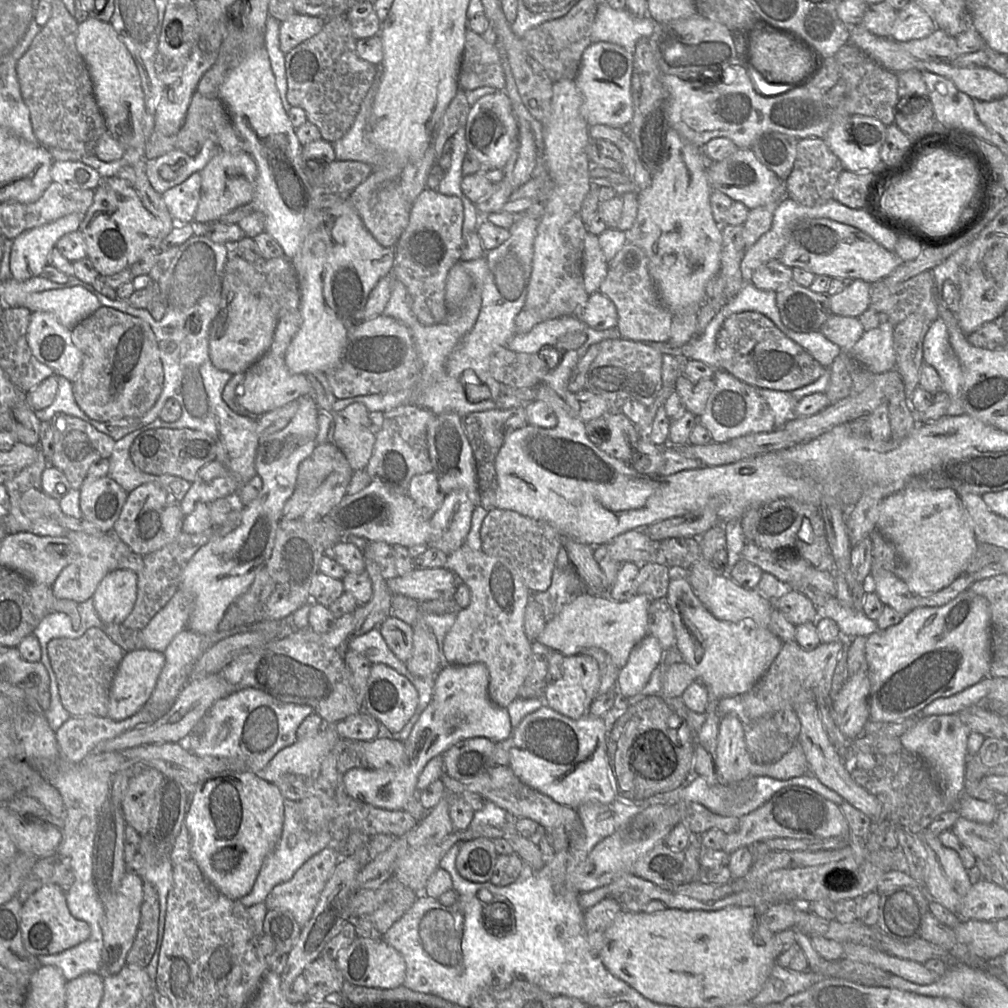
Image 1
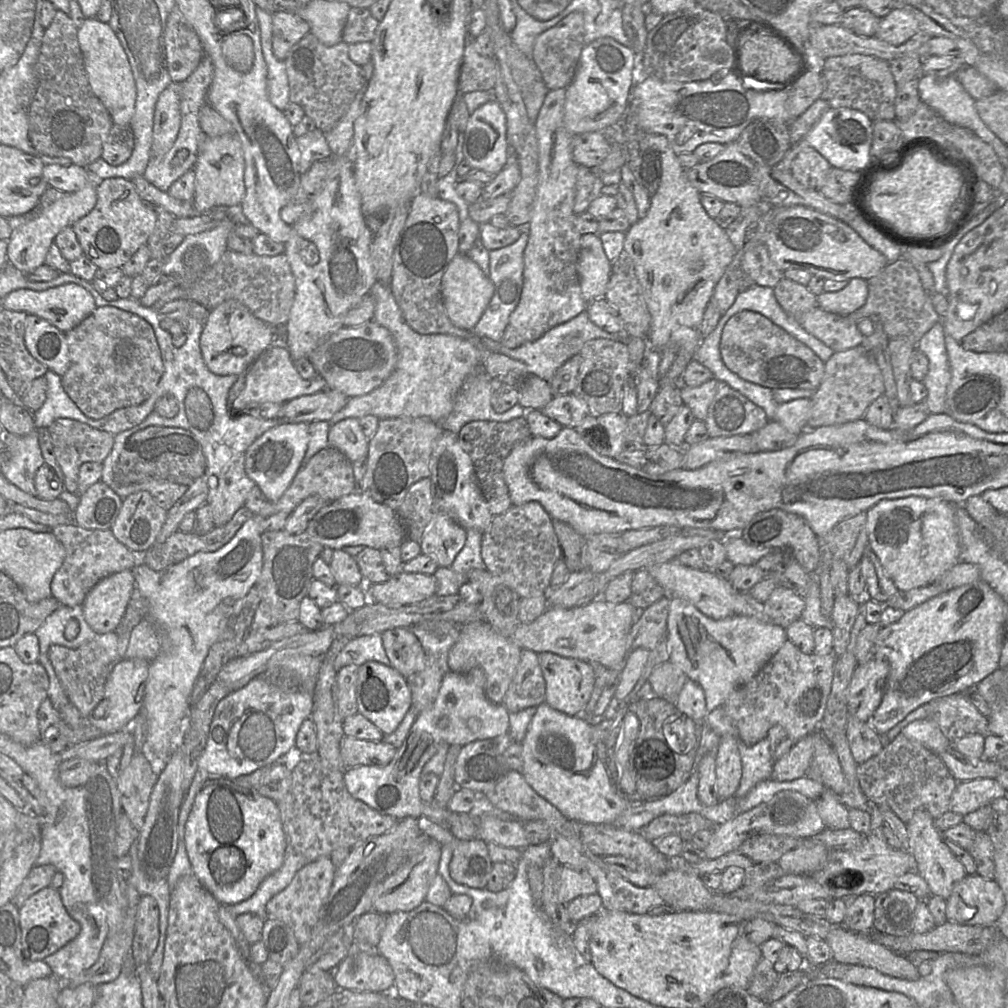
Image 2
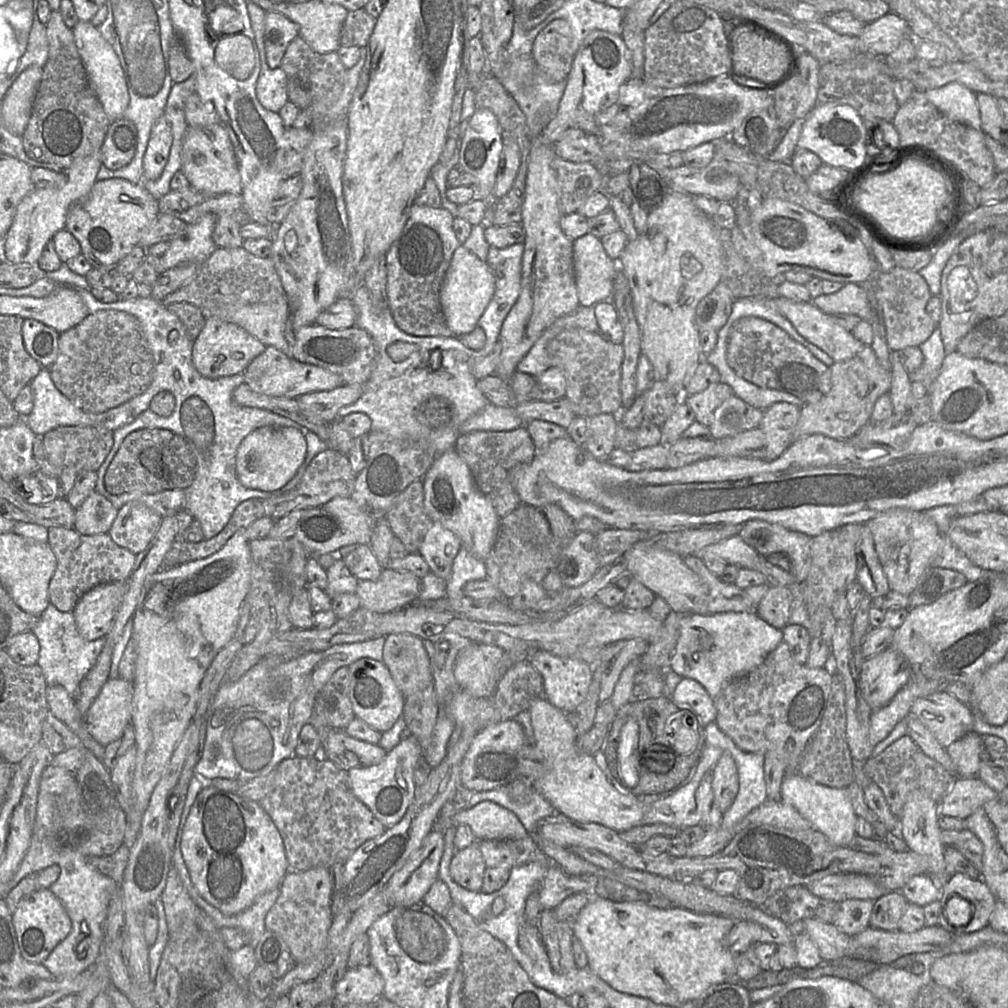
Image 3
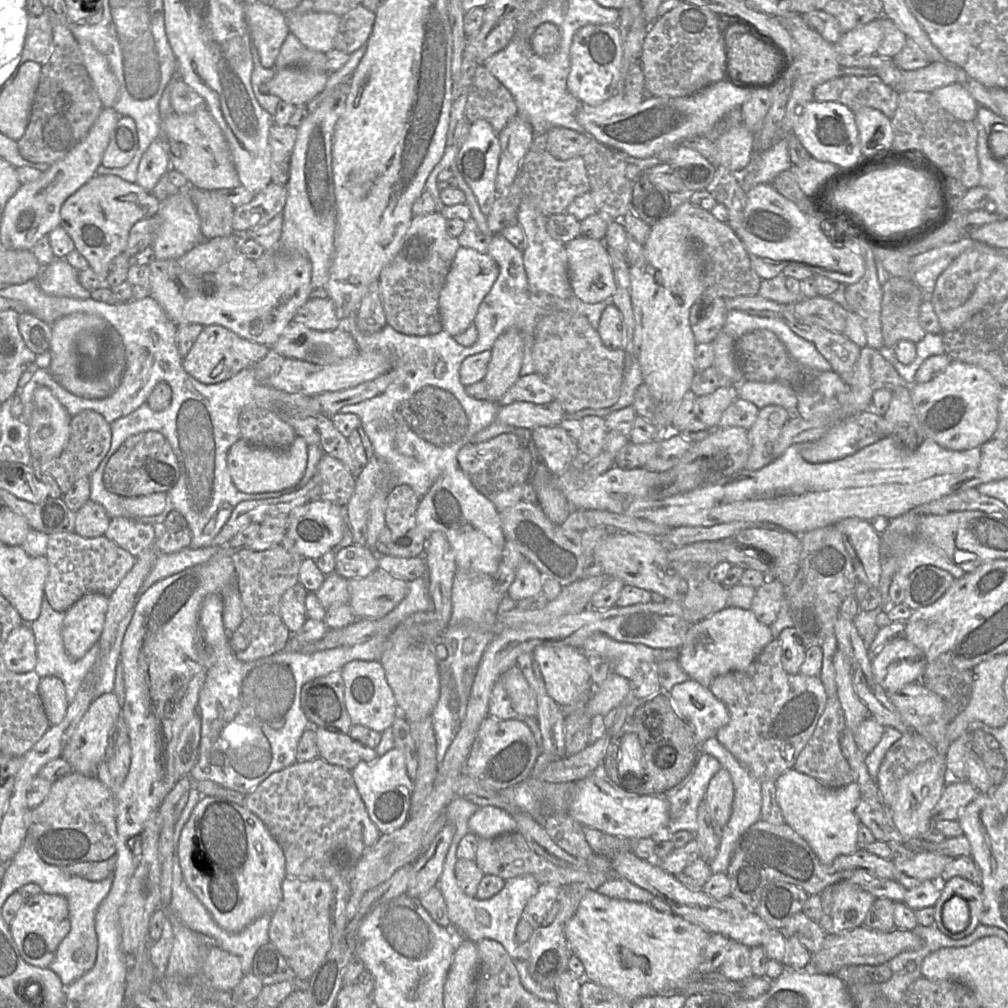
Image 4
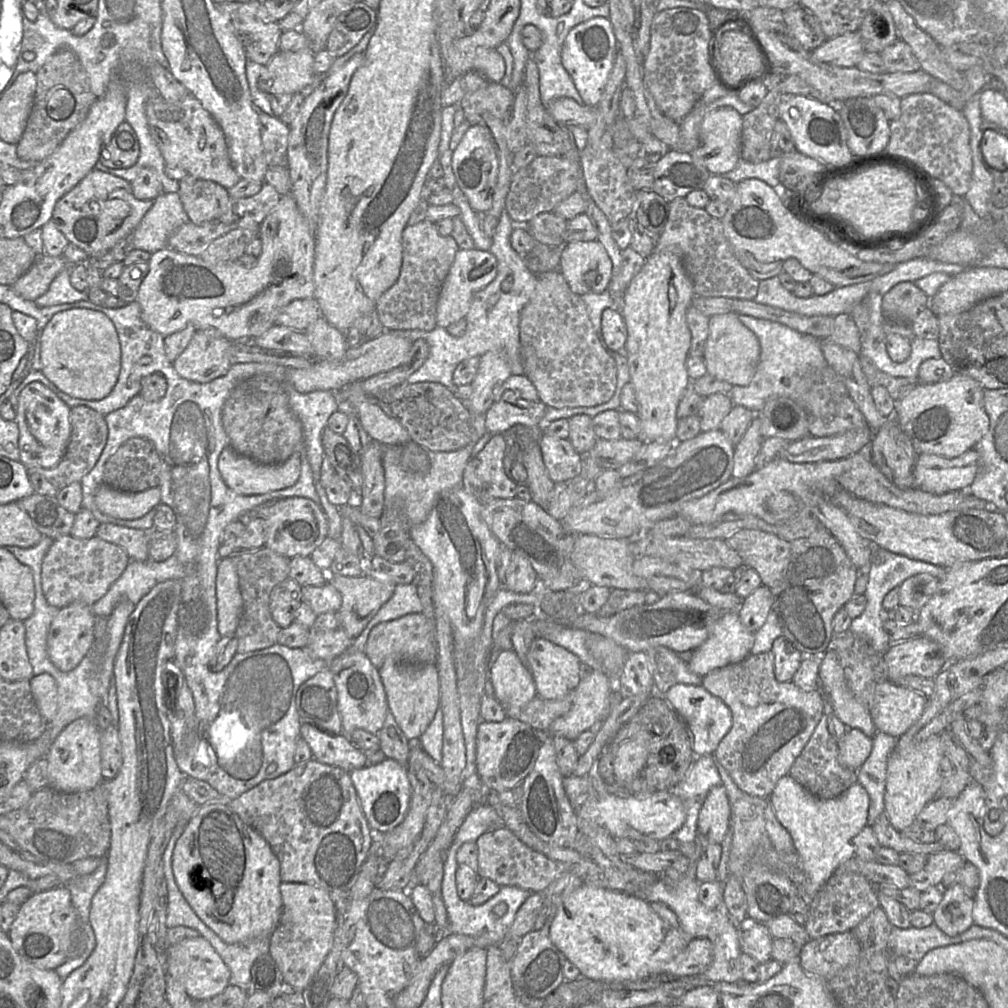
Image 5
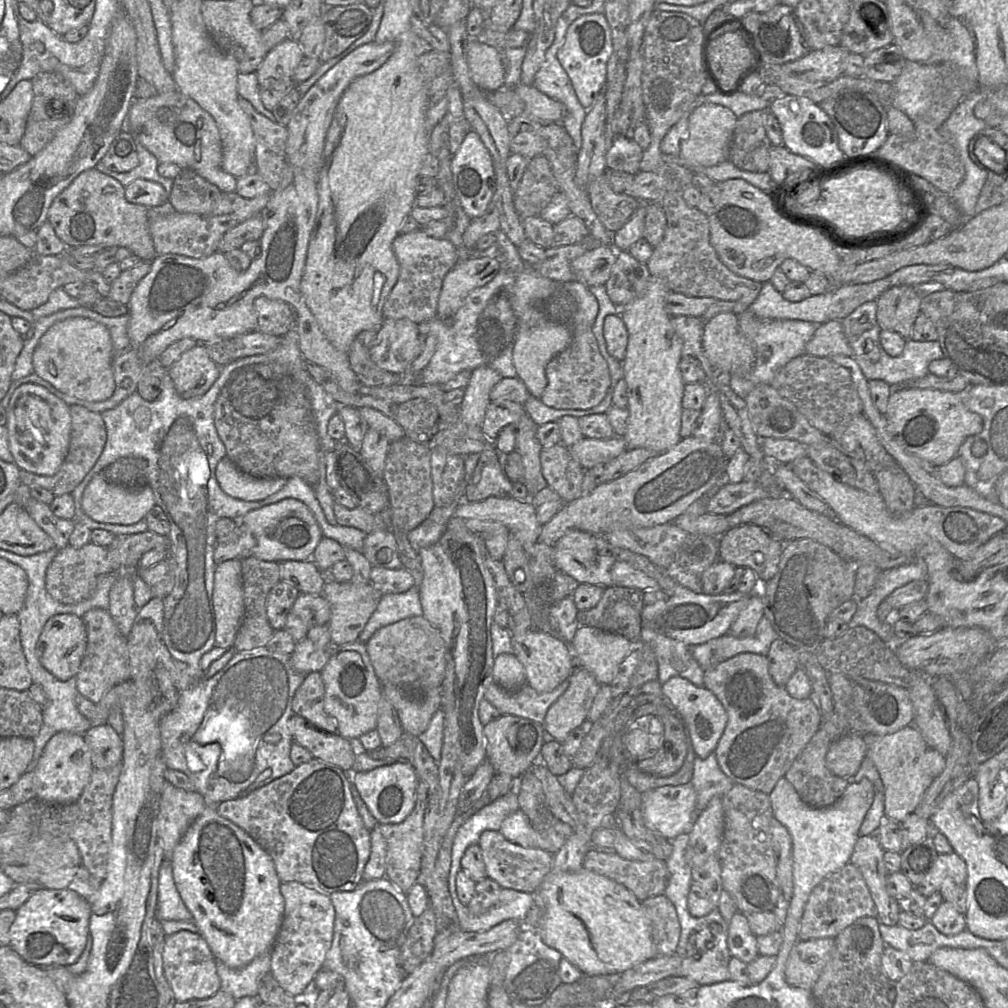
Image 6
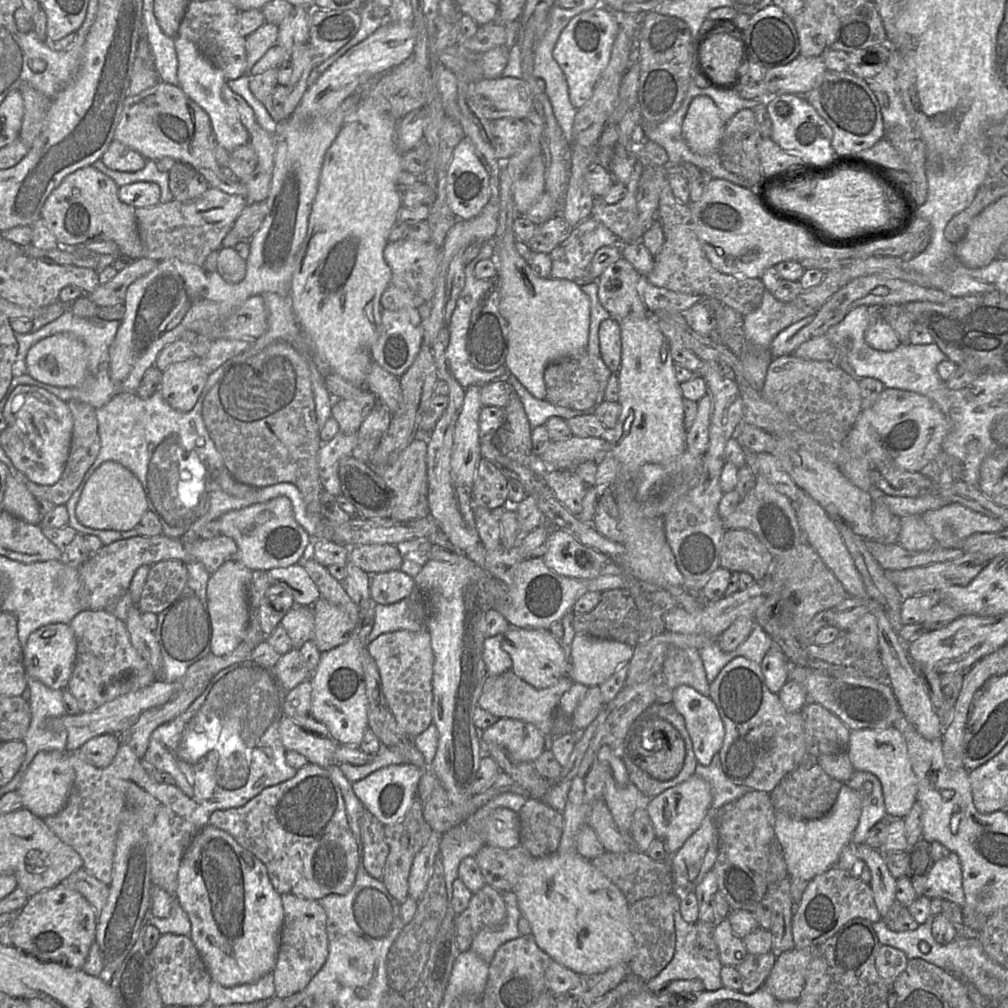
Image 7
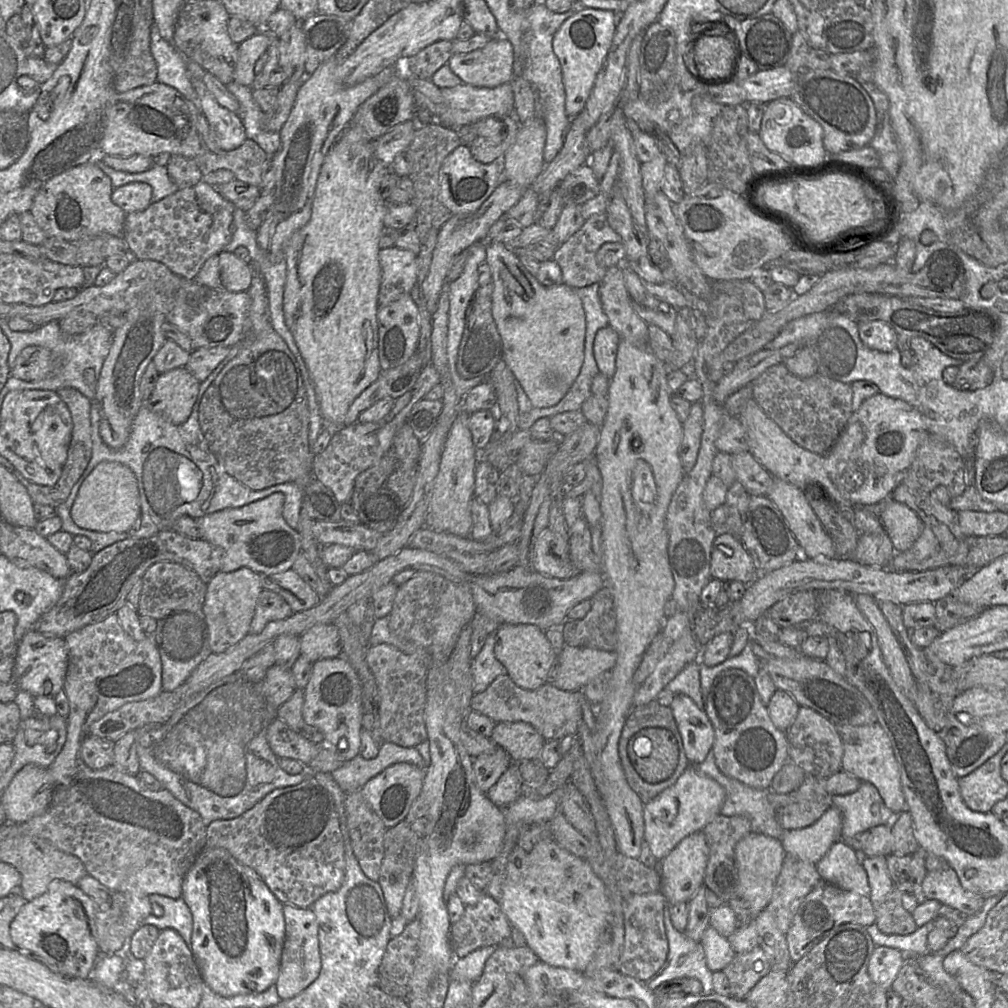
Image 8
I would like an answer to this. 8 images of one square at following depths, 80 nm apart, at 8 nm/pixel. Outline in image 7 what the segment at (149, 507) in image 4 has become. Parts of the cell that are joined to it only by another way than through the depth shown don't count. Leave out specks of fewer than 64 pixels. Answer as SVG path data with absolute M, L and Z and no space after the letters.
M114 461L103 462L90 476L76 505L78 521L89 528L127 531L135 528L148 510L139 479L125 466Z

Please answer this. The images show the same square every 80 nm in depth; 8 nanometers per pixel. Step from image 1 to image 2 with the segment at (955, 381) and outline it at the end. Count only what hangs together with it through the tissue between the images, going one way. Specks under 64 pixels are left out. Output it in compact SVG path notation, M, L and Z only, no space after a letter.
M940 321L918 341L917 348L927 357L928 372L922 383L927 388L925 398L930 413L944 413L951 370L945 343L945 331Z

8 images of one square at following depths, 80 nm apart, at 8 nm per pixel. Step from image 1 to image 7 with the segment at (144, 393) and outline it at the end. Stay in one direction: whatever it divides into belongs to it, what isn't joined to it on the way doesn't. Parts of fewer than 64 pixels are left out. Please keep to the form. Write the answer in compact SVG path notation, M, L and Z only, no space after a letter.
M59 333L34 344L26 355L26 369L37 381L57 387L79 387L87 374L88 351L84 343L70 333Z

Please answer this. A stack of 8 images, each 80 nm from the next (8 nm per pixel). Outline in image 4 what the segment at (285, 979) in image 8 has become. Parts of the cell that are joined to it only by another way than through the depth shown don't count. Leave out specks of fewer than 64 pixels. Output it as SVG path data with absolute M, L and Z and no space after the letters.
M285 877L281 888L282 898L269 924L269 939L292 968L296 979L307 982L331 947L331 883Z

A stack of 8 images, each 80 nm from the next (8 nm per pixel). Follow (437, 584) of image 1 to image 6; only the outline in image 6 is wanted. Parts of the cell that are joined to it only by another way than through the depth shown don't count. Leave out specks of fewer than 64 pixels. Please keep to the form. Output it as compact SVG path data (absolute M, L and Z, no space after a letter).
M332 580L325 581L322 596L330 606L330 619L327 625L331 643L339 646L352 643L358 639L383 595L371 583L360 584L351 581L338 582Z

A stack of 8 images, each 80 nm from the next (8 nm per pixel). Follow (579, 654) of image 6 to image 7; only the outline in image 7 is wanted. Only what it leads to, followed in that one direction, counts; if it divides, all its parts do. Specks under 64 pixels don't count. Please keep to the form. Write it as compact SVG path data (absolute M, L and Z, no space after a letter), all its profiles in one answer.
M577 634L570 647L570 667L567 677L587 687L599 686L617 668L629 662L634 647L619 641L598 639Z

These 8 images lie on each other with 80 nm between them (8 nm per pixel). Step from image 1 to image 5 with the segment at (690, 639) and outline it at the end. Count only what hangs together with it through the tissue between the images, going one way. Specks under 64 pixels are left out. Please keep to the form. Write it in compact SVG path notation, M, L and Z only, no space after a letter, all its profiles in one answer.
M725 611L715 622L707 640L693 650L691 659L687 662L691 672L703 678L716 668L738 663L751 654L754 642L754 632L747 630L740 622L737 611Z

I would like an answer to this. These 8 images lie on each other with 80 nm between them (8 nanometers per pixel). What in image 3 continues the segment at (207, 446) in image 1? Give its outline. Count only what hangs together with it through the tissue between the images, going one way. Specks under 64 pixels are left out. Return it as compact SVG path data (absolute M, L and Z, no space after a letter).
M140 429L122 442L110 463L104 480L111 494L140 492L156 494L171 489L186 489L196 475L197 460L185 440L167 429Z

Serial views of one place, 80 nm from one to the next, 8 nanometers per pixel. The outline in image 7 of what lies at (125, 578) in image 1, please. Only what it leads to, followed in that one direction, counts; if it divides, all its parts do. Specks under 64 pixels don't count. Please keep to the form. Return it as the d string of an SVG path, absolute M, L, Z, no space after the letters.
M54 623L33 632L23 648L25 671L33 678L54 690L65 690L71 678L76 659L76 639L69 624Z

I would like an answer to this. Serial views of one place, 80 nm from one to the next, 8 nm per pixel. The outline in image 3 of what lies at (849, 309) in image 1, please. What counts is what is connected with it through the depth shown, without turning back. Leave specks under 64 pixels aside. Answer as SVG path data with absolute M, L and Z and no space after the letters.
M846 283L835 293L821 294L814 298L813 304L829 315L854 314L866 321L871 319L867 294L860 284Z

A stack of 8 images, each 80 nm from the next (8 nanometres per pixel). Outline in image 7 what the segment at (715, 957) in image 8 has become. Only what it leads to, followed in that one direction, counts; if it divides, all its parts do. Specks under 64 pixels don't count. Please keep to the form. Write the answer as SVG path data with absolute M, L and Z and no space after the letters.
M727 918L715 925L713 938L723 966L736 967L747 958L748 952L743 940L733 934Z

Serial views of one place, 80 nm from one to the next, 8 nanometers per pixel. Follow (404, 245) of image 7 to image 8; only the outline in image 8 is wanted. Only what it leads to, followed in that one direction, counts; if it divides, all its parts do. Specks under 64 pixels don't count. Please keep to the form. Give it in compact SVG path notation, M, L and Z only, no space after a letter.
M396 246L379 252L381 282L378 305L384 307L411 293L417 283L417 254Z

